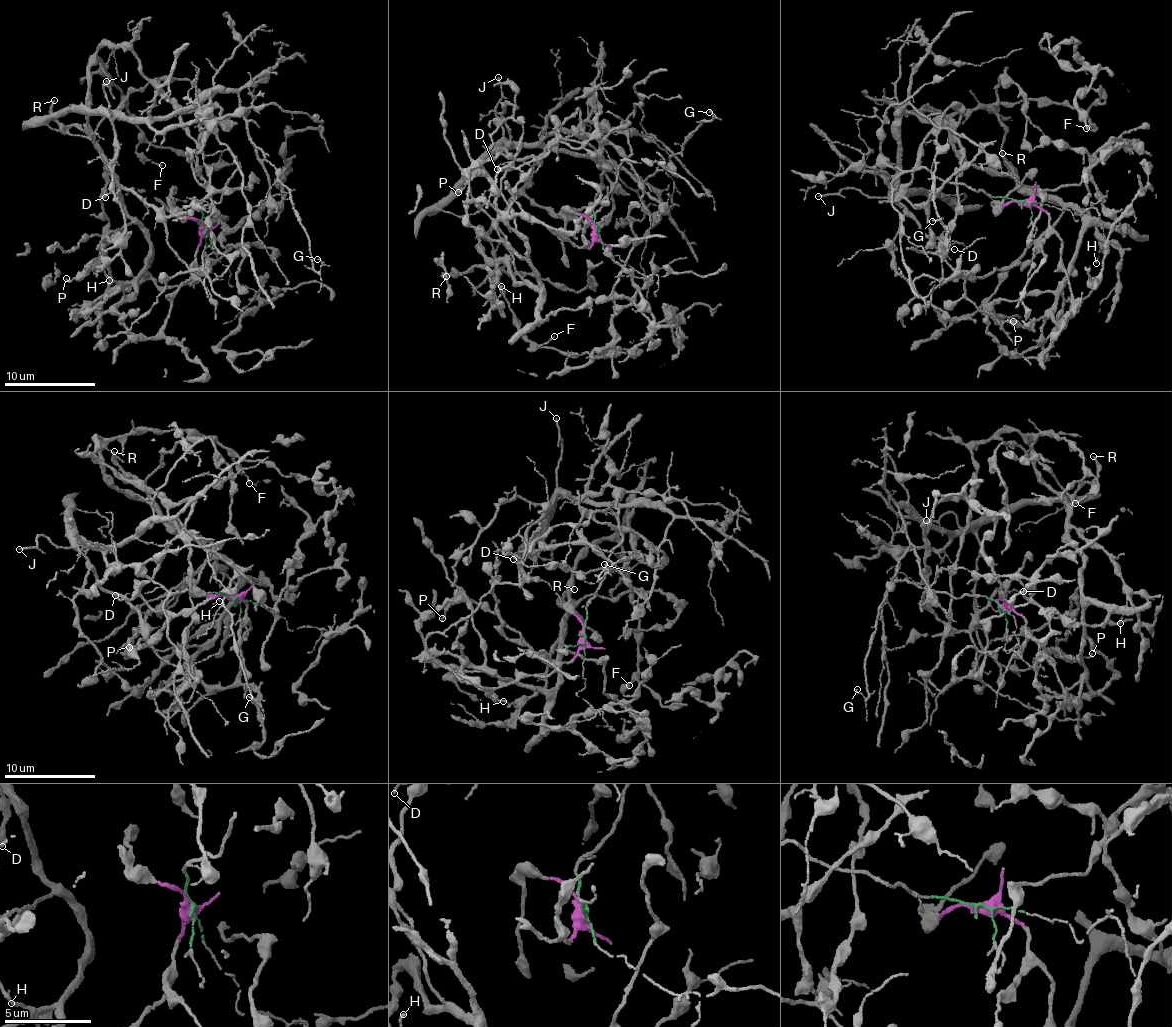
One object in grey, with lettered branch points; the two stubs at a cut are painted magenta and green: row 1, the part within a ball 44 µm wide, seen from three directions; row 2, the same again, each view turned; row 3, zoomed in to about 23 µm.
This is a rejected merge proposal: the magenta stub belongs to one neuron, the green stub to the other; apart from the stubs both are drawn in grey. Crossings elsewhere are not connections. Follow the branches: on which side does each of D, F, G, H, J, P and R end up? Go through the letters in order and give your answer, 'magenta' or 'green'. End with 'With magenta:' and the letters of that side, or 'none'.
D: green
F: magenta
G: green
H: magenta
J: green
P: magenta
R: magenta
With magenta: F, H, P, R

